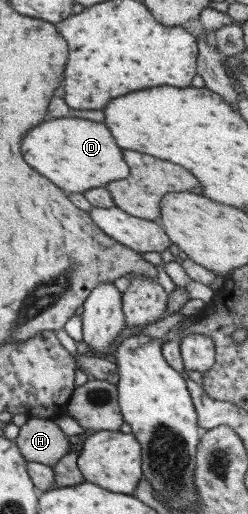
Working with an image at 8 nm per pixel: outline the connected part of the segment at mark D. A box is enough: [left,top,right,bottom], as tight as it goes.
[20,118,128,194]

